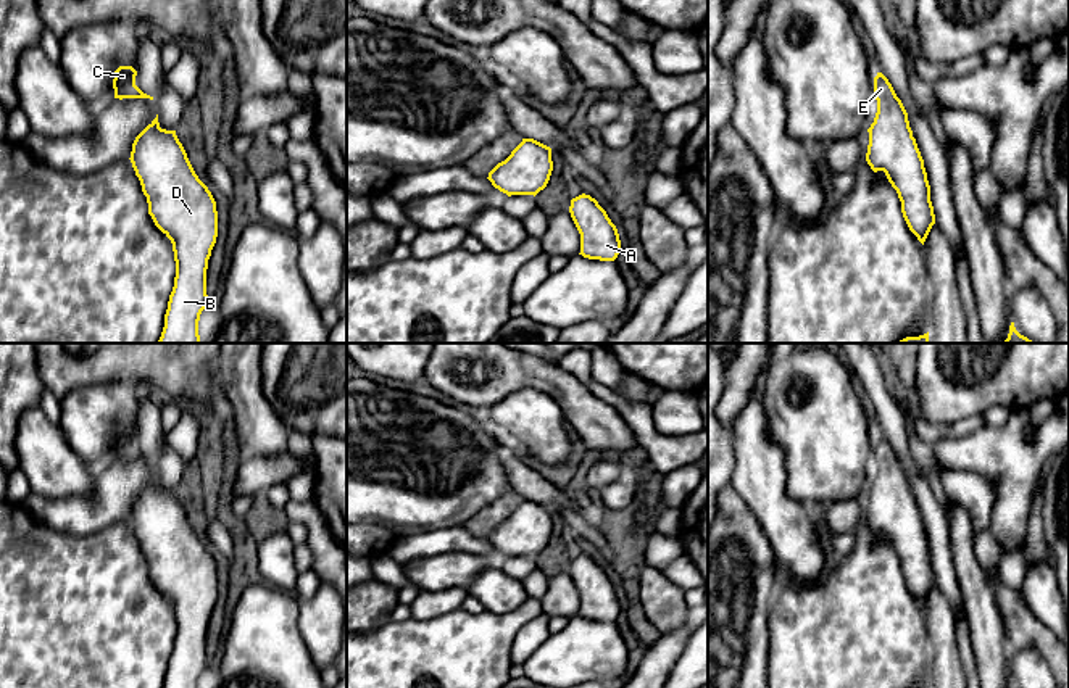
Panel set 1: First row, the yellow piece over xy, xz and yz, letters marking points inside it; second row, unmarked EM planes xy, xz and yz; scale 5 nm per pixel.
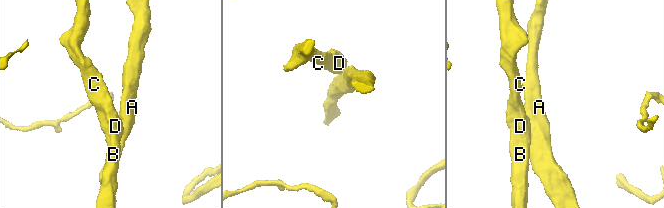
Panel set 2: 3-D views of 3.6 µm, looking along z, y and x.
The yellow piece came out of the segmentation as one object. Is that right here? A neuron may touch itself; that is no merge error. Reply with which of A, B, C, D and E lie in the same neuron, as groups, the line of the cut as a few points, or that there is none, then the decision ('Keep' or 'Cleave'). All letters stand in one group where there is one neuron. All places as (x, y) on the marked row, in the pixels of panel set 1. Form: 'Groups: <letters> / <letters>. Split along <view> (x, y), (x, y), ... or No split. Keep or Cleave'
Groups: A B C D E. No split. Keep

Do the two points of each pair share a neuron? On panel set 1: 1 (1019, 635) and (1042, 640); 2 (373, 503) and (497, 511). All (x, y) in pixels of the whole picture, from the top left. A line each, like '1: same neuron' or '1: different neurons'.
1: same neuron
2: different neurons

